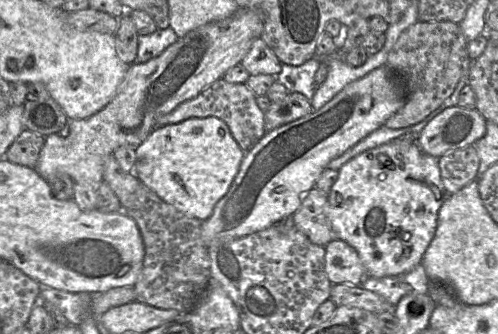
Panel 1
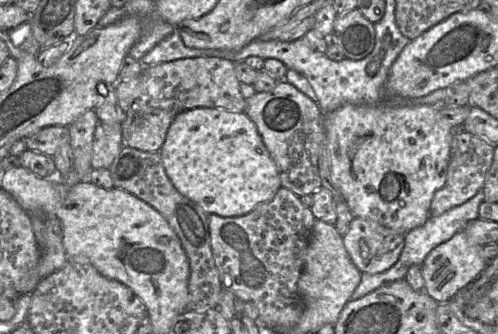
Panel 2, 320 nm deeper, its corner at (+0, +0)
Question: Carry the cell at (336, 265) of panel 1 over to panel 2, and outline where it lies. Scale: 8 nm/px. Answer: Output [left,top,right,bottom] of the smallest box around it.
[344,217,406,274]

